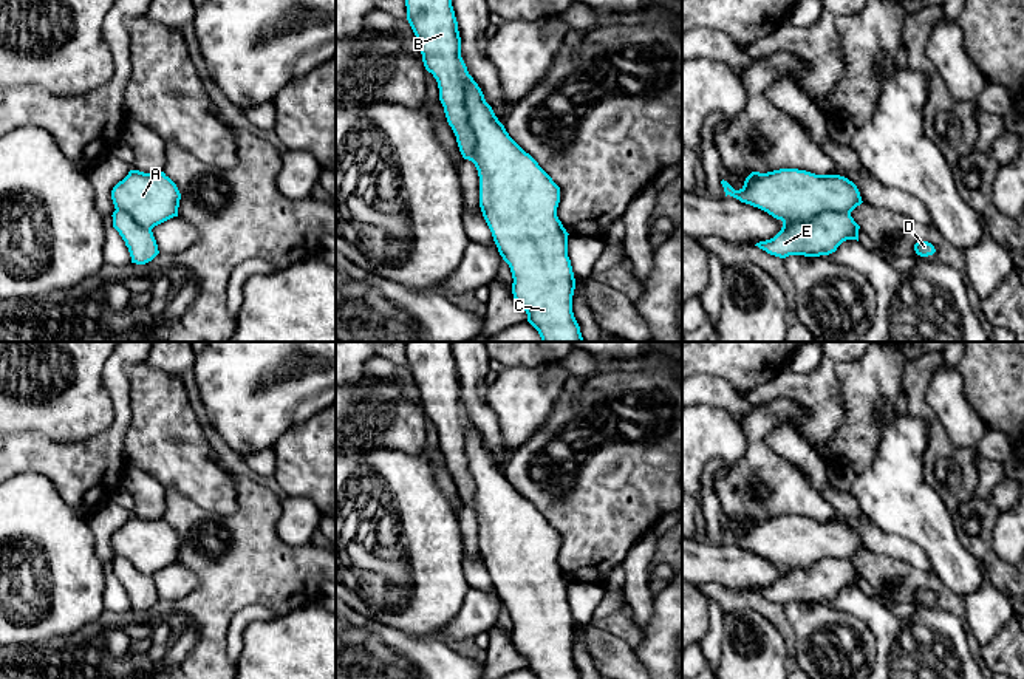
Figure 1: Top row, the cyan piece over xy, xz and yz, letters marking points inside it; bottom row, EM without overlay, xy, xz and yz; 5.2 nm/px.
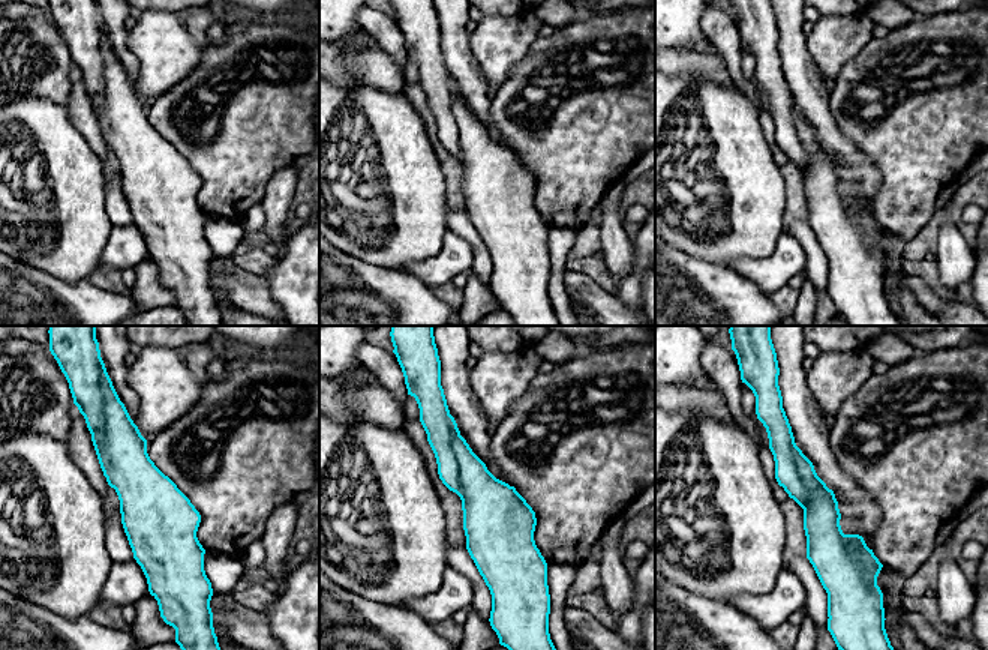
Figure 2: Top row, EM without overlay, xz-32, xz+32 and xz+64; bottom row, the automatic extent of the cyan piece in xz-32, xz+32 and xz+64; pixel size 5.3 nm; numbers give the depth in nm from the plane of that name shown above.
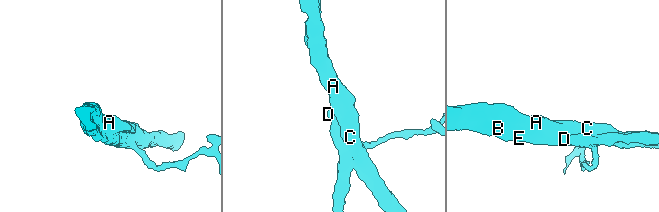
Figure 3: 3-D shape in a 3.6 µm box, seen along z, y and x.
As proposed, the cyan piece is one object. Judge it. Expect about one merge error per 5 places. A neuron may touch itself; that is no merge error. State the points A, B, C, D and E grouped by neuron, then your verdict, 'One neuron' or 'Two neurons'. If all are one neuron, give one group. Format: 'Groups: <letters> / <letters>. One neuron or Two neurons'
Groups: A B C D E. One neuron

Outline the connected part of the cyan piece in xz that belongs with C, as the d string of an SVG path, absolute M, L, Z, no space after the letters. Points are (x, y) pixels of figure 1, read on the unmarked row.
M407 342L407 367L416 382L424 413L438 428L439 447L449 472L452 473L464 506L475 510L480 523L480 554L492 578L500 602L512 619L512 640L520 654L527 660L527 668L538 679L580 679L572 659L575 625L568 603L568 578L557 563L560 534L506 478L492 453L461 404L461 384L452 353L452 342Z

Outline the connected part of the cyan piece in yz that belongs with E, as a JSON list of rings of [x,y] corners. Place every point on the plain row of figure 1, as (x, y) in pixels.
[[[780,515],[767,520],[752,518],[739,537],[724,526],[721,531],[725,543],[730,541],[783,568],[781,577],[773,585],[755,591],[770,602],[780,605],[789,602],[820,603],[835,599],[846,586],[858,588],[860,572],[851,558],[863,548],[857,532],[845,523]]]

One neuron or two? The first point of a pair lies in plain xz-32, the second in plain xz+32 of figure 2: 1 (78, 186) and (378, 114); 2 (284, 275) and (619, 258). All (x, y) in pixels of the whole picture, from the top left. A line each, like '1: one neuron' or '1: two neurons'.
1: one neuron
2: two neurons

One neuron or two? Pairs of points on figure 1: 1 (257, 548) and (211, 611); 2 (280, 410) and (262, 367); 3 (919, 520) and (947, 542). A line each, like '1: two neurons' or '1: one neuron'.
1: one neuron
2: one neuron
3: one neuron

